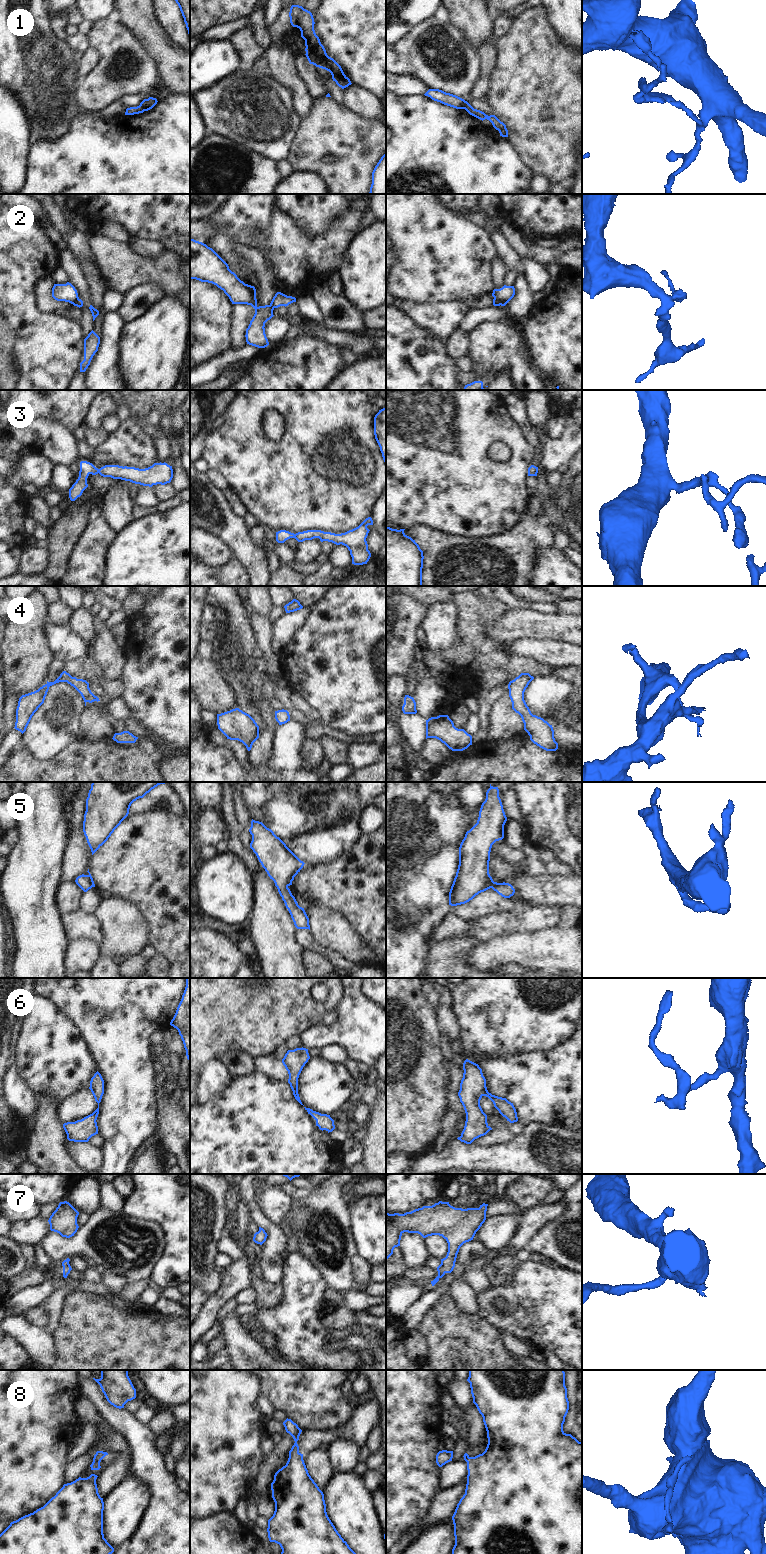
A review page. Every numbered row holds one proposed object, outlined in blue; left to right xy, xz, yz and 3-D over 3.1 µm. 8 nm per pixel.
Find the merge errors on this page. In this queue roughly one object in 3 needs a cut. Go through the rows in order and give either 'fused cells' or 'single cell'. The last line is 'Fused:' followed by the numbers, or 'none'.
1: fused cells
2: fused cells
3: single cell
4: single cell
5: single cell
6: single cell
7: single cell
8: single cell
Fused: 1, 2

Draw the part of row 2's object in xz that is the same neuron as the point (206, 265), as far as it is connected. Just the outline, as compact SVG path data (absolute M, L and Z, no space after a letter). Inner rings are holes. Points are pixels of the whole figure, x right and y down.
M190 239L190 279L216 285L232 304L251 305L255 314L246 329L246 342L258 348L269 345L264 327L274 316L274 308L270 305L258 307L255 287L241 281L212 248L194 239Z

